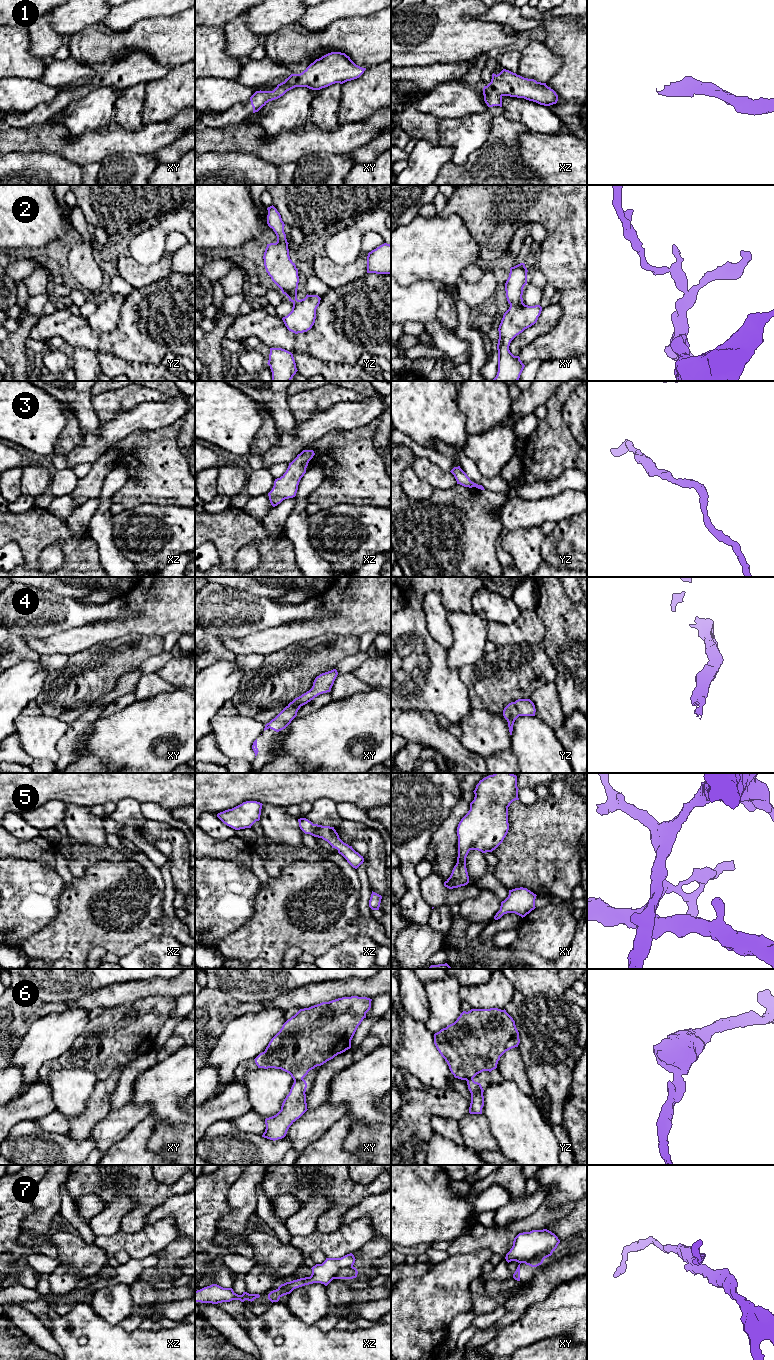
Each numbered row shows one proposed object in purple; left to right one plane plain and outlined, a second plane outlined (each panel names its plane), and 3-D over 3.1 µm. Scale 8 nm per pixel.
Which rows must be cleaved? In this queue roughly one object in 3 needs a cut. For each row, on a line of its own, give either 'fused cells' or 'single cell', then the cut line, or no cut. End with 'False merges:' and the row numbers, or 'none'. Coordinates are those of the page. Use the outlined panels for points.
1: single cell | no cut
2: single cell | no cut
3: single cell | no cut
4: single cell | no cut
5: single cell | no cut
6: fused cells | xy (302, 1078), (294, 1081)
7: fused cells | xy (552, 1251), (540, 1252), (525, 1263)
False merges: 6, 7

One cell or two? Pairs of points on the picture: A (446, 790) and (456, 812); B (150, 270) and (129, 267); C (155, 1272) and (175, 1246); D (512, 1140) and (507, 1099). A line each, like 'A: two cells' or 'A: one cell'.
A: two cells
B: one cell
C: one cell
D: one cell

